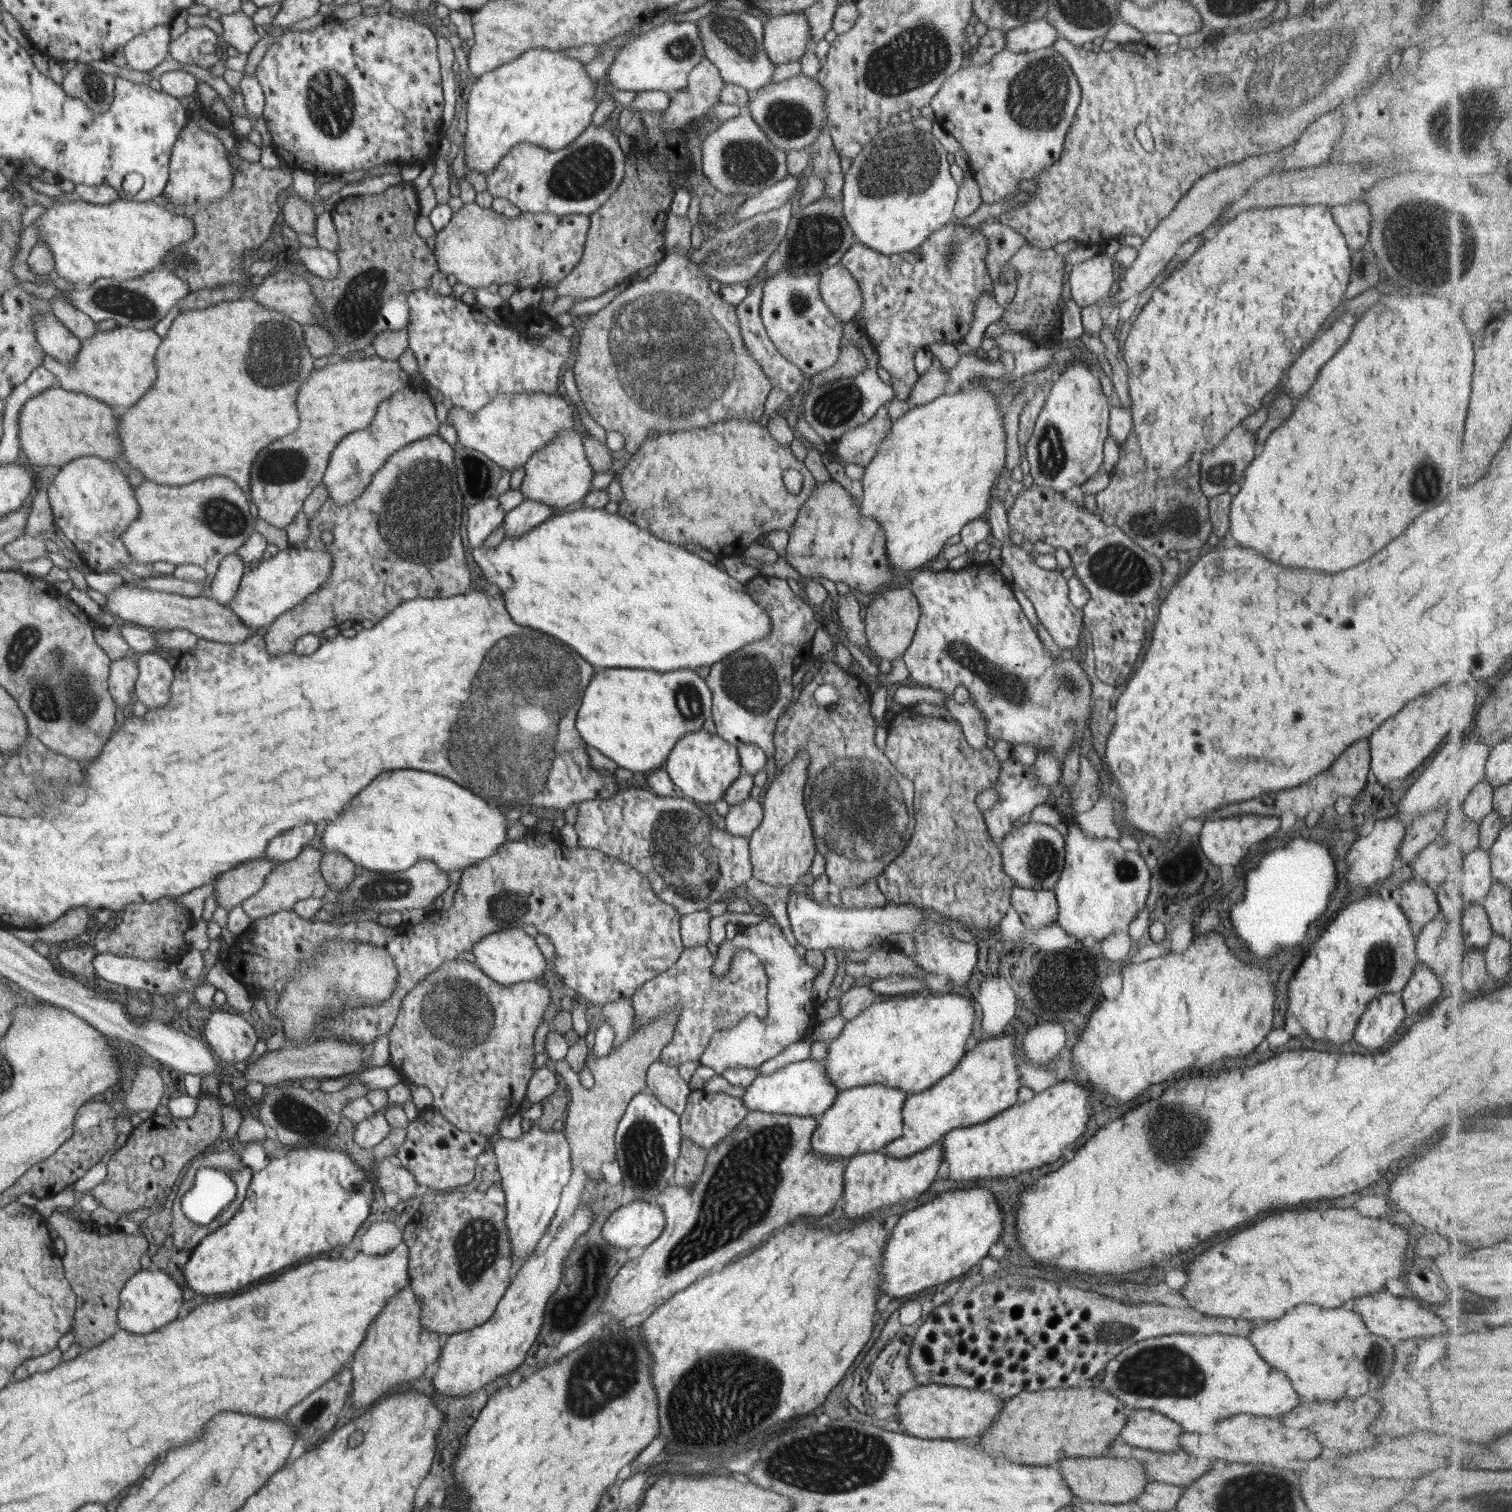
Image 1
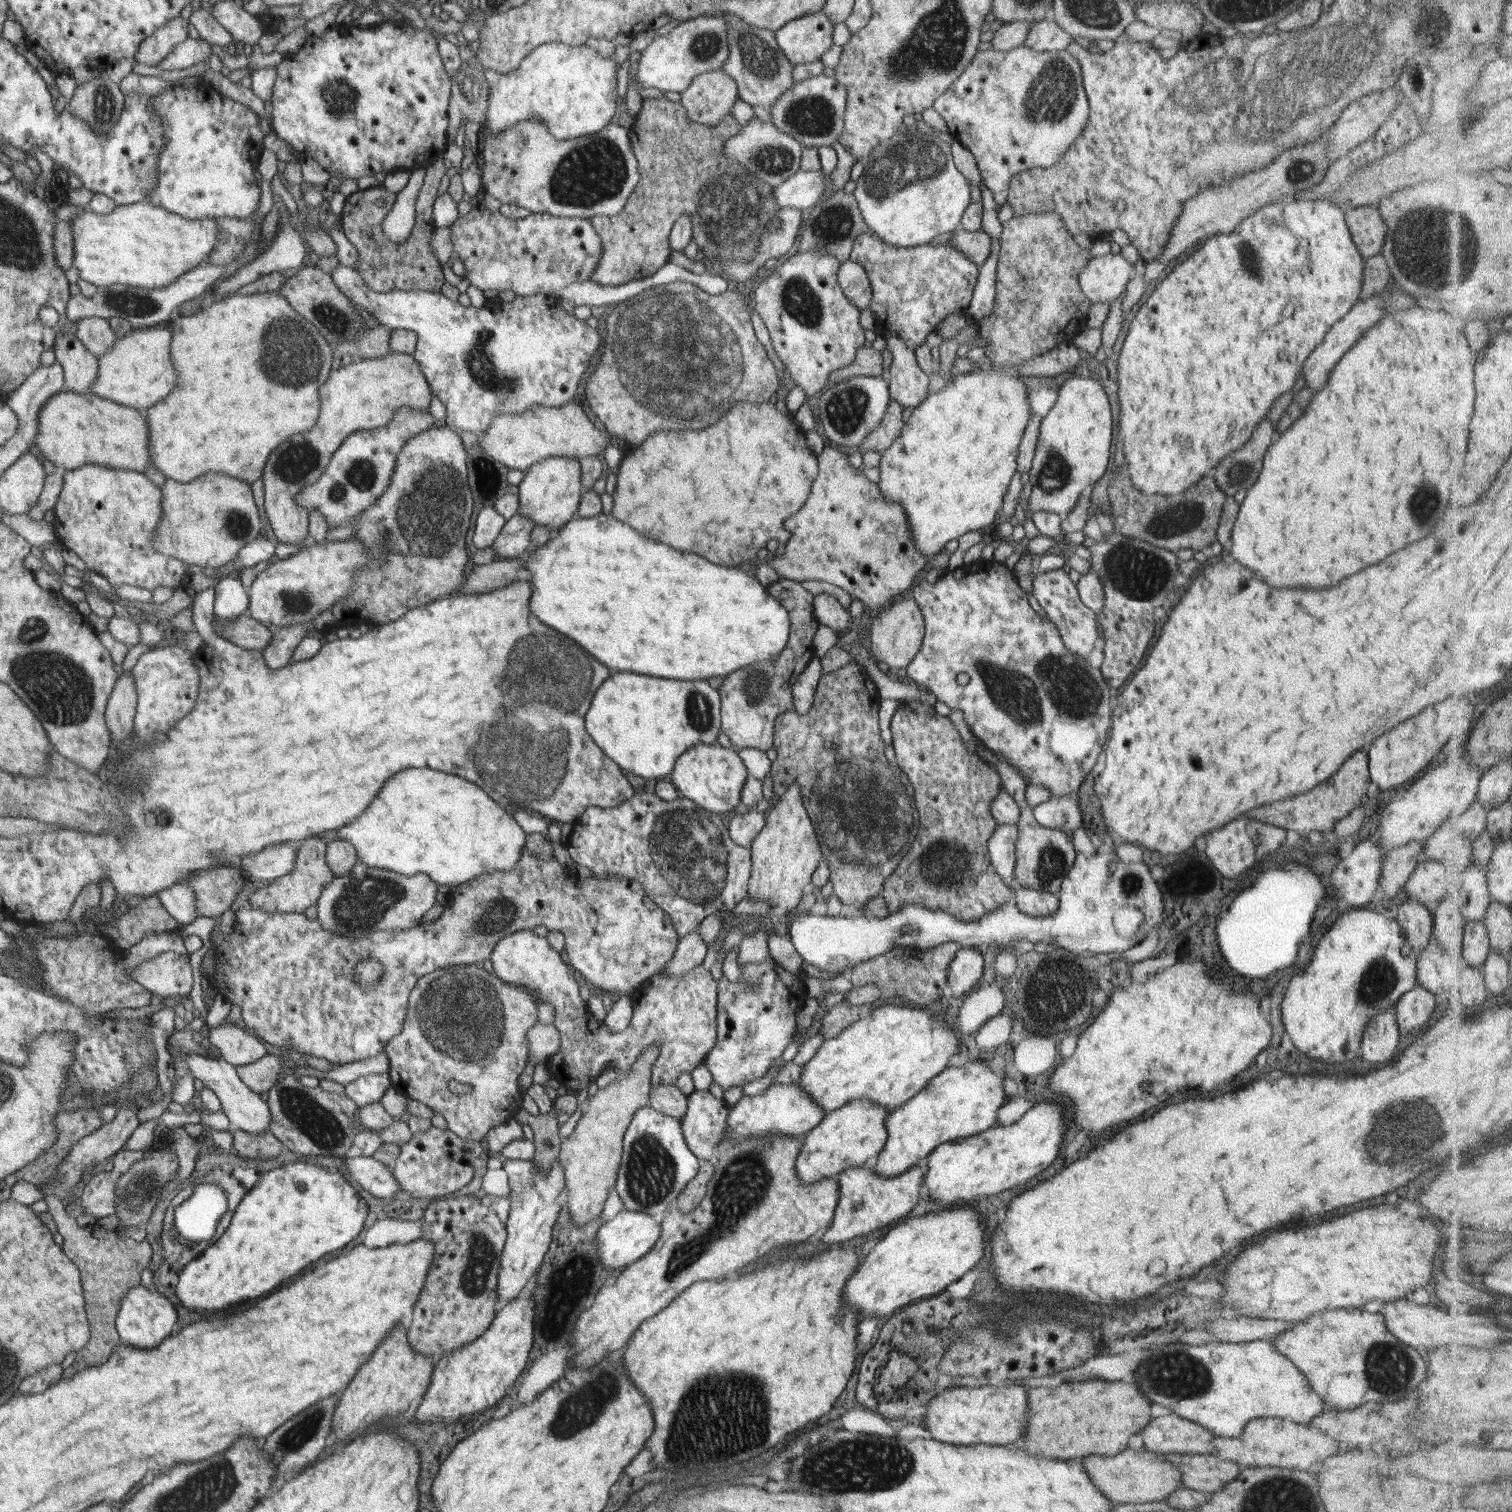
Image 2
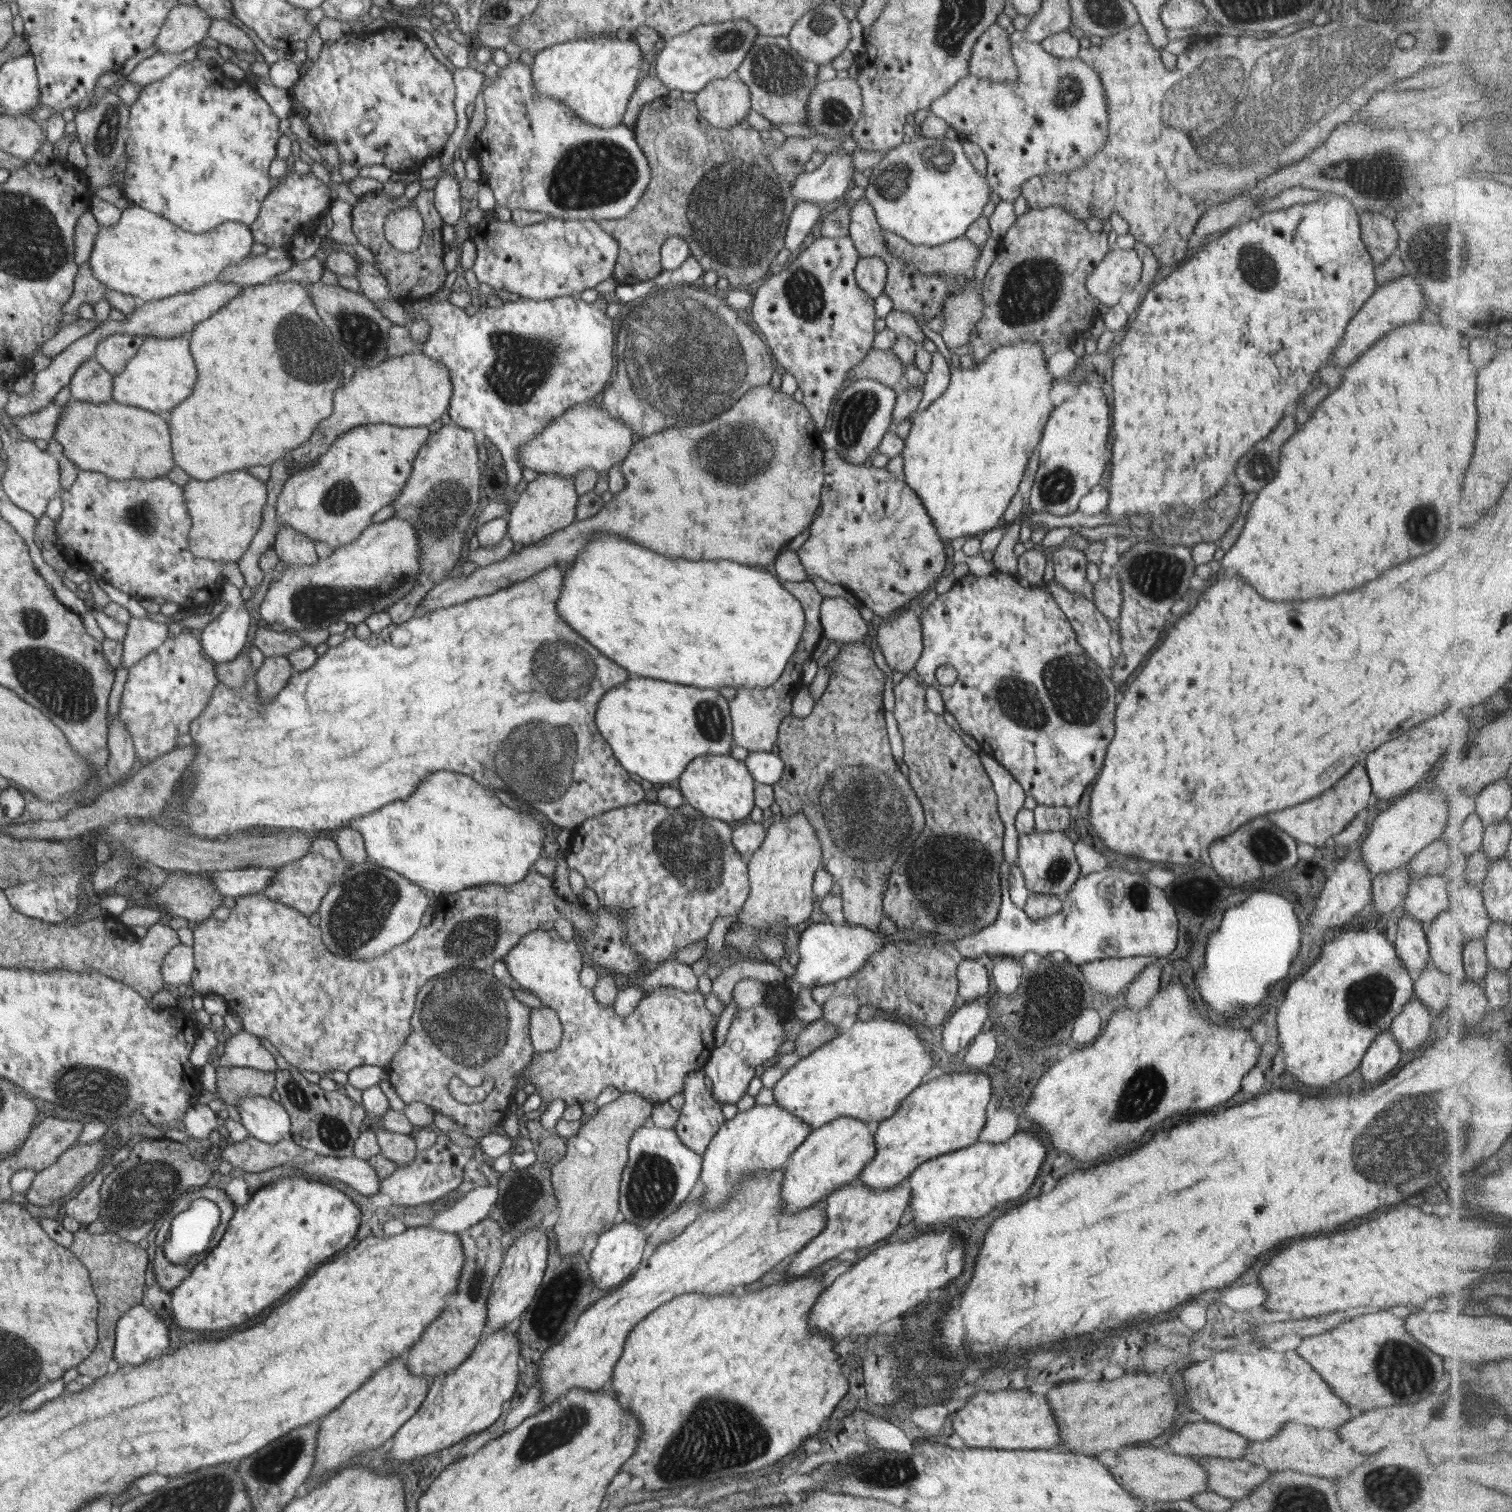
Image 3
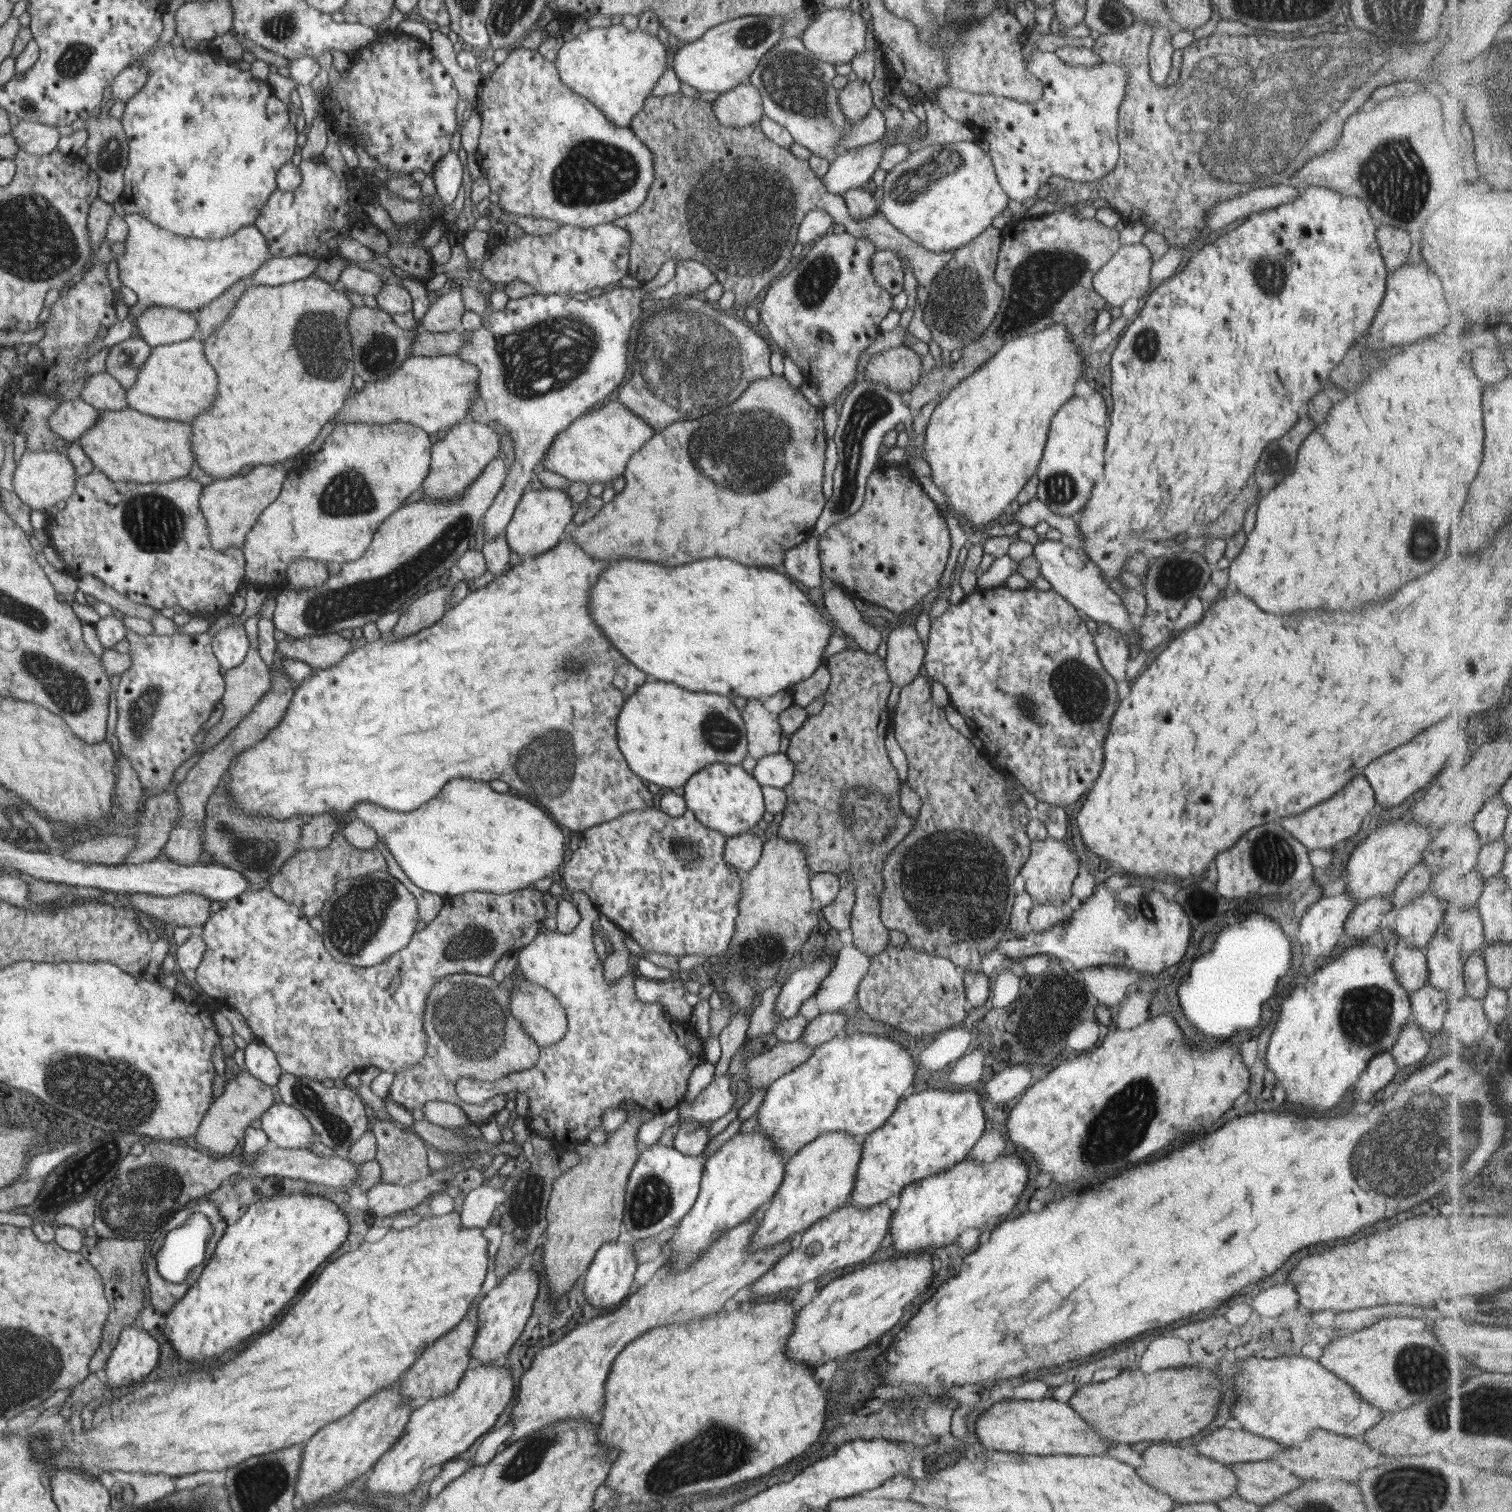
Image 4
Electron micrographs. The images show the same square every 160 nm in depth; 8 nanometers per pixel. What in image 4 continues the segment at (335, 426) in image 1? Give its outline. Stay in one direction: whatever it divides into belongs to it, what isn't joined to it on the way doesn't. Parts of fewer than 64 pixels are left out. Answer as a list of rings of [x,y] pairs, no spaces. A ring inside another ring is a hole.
[[[460,355],[410,356],[390,377],[366,383],[361,392],[348,398],[335,420],[338,424],[411,422],[439,437],[454,425],[470,420],[471,401],[479,392],[476,388],[478,378],[479,368]],[[295,558],[289,566],[286,588],[308,588],[313,584],[325,582],[328,577],[327,565],[309,558]]]

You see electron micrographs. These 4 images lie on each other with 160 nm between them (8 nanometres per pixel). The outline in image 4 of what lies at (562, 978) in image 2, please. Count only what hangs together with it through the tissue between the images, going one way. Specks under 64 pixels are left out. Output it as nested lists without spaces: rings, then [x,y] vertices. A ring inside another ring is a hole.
[[[572,892],[572,902],[577,906],[579,913],[581,914],[580,924],[570,934],[562,934],[555,931],[546,931],[545,929],[535,937],[535,940],[530,944],[523,946],[518,951],[518,966],[522,970],[522,974],[530,979],[532,982],[538,983],[540,986],[546,987],[555,997],[559,1000],[560,1006],[563,1006],[564,1011],[567,1012],[567,1018],[569,1025],[566,1034],[554,1044],[543,1046],[540,1048],[542,1052],[539,1053],[539,1062],[533,1068],[529,1070],[516,1071],[508,1079],[502,1080],[502,1090],[515,1090],[516,1092],[523,1092],[529,1098],[529,1109],[524,1116],[527,1119],[527,1125],[531,1131],[539,1132],[542,1138],[547,1138],[553,1145],[560,1145],[564,1147],[570,1147],[577,1142],[585,1142],[590,1136],[590,1130],[595,1128],[600,1129],[602,1115],[607,1108],[619,1107],[627,1100],[635,1102],[641,1107],[649,1109],[650,1111],[660,1112],[667,1111],[677,1106],[680,1102],[683,1102],[688,1086],[688,1079],[690,1073],[695,1069],[695,1066],[702,1064],[705,1060],[704,1056],[704,1043],[702,1043],[698,1037],[696,1037],[694,1029],[689,1022],[680,1022],[672,1019],[668,1012],[663,1010],[660,1003],[644,1003],[640,1002],[635,993],[635,977],[631,972],[624,974],[621,978],[618,978],[614,983],[608,984],[604,979],[604,967],[603,962],[600,961],[596,948],[592,944],[592,930],[590,928],[594,924],[594,920],[598,920],[598,916],[601,913],[598,908],[590,900],[589,896],[586,896],[583,892]]]

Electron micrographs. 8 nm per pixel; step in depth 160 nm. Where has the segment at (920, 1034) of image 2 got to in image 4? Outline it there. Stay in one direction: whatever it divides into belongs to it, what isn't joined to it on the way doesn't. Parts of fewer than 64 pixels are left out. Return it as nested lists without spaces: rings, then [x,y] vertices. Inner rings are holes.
[[[841,1033],[840,1036],[815,1047],[806,1062],[778,1077],[767,1088],[757,1110],[759,1130],[771,1138],[773,1146],[786,1161],[803,1146],[826,1132],[847,1132],[863,1139],[887,1122],[904,1092],[918,1082],[914,1080],[916,1074],[922,1074],[916,1065],[916,1052],[908,1053],[902,1045],[884,1033]]]

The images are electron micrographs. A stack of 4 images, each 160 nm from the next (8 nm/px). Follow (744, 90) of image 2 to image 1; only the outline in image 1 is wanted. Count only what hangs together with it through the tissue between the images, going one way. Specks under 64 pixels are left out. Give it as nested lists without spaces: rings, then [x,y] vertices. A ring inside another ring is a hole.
[[[717,5],[711,13],[702,17],[696,24],[699,26],[699,37],[706,58],[718,70],[718,74],[728,84],[736,84],[752,92],[771,84],[775,65],[764,50],[764,20],[757,14],[748,14],[736,9],[726,9]]]

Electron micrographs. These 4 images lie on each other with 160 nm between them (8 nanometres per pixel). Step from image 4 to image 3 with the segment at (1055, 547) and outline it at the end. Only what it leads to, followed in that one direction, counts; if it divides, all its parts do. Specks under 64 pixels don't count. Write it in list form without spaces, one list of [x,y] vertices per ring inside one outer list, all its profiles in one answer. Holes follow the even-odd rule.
[[[1074,546],[1047,552],[1053,562],[1054,578],[1062,588],[1079,592],[1088,599],[1093,598],[1092,584],[1086,580],[1088,560],[1082,551]]]

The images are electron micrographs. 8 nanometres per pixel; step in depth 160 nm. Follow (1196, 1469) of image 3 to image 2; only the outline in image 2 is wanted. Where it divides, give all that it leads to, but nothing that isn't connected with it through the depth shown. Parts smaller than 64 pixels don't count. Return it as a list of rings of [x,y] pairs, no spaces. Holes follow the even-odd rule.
[[[1126,1447],[1117,1455],[1088,1455],[1081,1457],[1083,1465],[1090,1473],[1092,1482],[1110,1499],[1112,1504],[1143,1504],[1164,1501],[1177,1488],[1183,1486],[1182,1471],[1179,1466],[1166,1460],[1161,1453],[1148,1450],[1133,1450]]]

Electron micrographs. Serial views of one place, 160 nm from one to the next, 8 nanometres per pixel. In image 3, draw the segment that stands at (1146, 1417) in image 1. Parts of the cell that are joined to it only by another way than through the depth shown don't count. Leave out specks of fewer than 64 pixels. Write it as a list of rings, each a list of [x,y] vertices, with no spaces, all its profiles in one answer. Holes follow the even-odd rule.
[[[1196,1421],[1183,1425],[1170,1437],[1168,1446],[1178,1455],[1195,1458],[1217,1456],[1220,1458],[1242,1459],[1248,1448],[1248,1439],[1223,1426]]]

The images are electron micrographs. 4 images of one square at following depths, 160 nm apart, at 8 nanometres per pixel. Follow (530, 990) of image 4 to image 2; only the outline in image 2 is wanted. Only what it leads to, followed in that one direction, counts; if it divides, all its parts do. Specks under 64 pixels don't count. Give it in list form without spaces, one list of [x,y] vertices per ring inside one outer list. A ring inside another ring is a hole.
[[[540,1023],[532,1026],[527,1038],[530,1039],[531,1061],[535,1065],[558,1053],[562,1044],[562,1035],[554,1024]]]

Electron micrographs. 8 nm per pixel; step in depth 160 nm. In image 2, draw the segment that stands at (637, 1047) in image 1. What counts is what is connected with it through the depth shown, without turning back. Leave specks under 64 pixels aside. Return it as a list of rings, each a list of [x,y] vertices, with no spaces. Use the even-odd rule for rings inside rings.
[[[649,1046],[637,1058],[626,1076],[617,1072],[618,1077],[614,1083],[604,1089],[598,1089],[596,1095],[585,1102],[583,1115],[571,1135],[561,1141],[559,1163],[563,1168],[564,1178],[567,1178],[567,1211],[570,1221],[576,1226],[588,1224],[600,1216],[608,1198],[608,1188],[614,1187],[617,1182],[622,1162],[623,1138],[634,1113],[649,1104],[649,1092],[652,1087],[651,1066],[658,1053],[657,1046]]]

